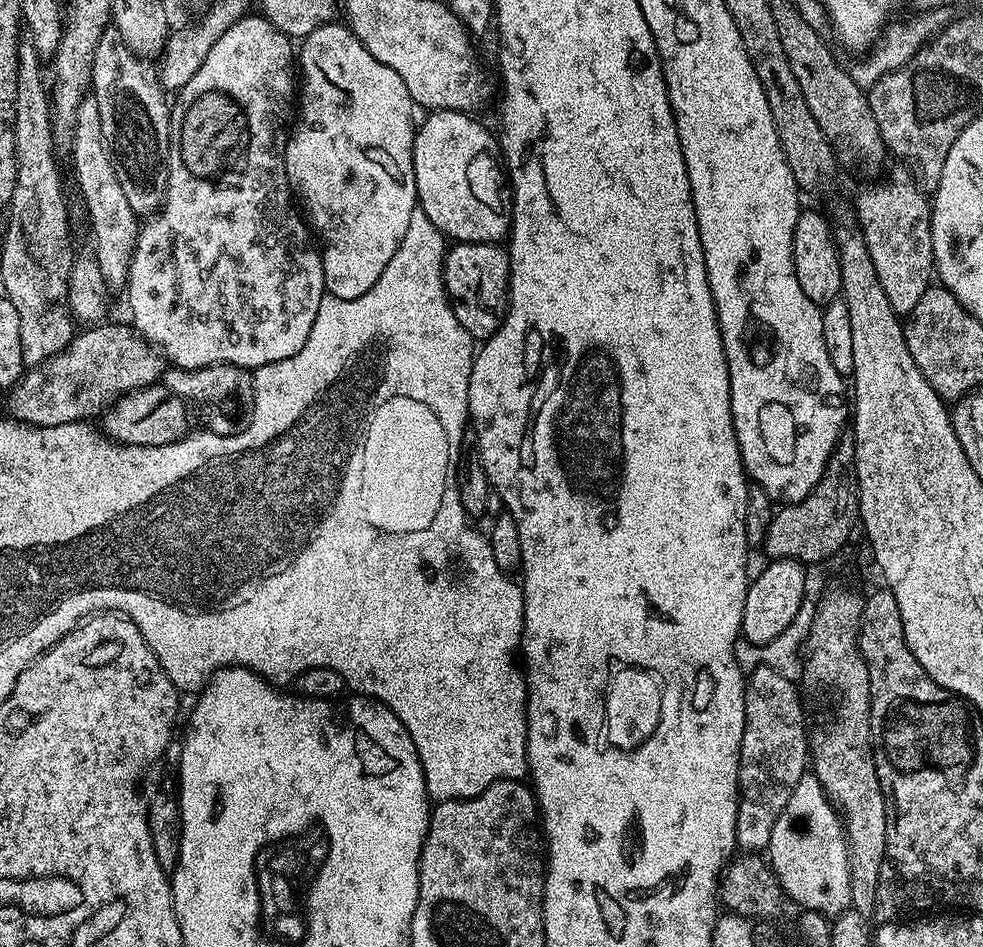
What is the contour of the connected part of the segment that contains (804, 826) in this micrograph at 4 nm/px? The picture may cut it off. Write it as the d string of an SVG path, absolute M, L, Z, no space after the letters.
M805 774L798 786L794 786L786 810L782 810L778 822L774 822L774 834L770 834L766 856L791 903L793 900L801 904L801 909L821 912L829 918L838 917L852 908L844 821L829 802L816 775Z

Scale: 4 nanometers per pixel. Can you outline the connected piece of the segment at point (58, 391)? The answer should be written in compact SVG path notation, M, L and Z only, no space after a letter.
M100 322L95 326L89 327L87 330L76 334L68 348L61 350L56 356L42 362L36 367L29 367L25 371L22 379L16 384L15 388L11 389L7 393L8 396L8 408L10 411L11 419L17 422L23 422L25 424L33 424L35 428L45 428L46 426L58 426L59 424L78 424L81 422L91 421L91 416L97 416L97 418L103 417L106 411L114 404L116 404L122 397L130 392L136 392L140 388L152 388L163 377L166 369L166 361L163 356L160 355L157 349L153 348L131 323L124 322L124 324L108 324L109 322Z

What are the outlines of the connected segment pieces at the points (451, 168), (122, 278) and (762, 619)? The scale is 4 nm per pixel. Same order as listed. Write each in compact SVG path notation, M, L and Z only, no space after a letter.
M432 110L427 113L424 121L419 121L418 127L414 132L412 142L412 161L414 162L414 178L416 179L416 199L418 201L419 211L438 231L444 233L449 241L459 242L461 244L495 244L503 241L507 237L512 226L512 214L510 211L510 192L506 187L506 172L502 167L501 157L498 155L498 140L495 135L492 136L467 112L442 112Z
M86 96L78 108L75 137L72 140L70 155L74 160L78 188L82 192L90 214L92 234L96 238L94 258L102 270L104 281L108 284L109 289L123 289L128 283L128 271L136 249L136 239L140 236L140 218L130 206L122 186L119 185L112 155L106 146L101 115L94 96Z
M772 560L760 573L751 577L746 606L742 614L740 631L743 639L751 644L774 642L790 622L794 622L794 614L806 603L804 587L808 584L805 565L798 560Z

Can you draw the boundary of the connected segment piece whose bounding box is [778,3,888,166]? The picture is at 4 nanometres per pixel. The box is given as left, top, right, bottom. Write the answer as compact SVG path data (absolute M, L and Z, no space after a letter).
M795 3L790 6L794 22L788 20L786 30L778 28L778 34L792 66L796 80L800 82L808 110L812 112L824 135L835 145L840 144L845 154L866 166L878 166L888 156L887 148L878 130L877 119L870 110L867 91L856 84L851 71L844 68L834 56L822 34L814 29Z

